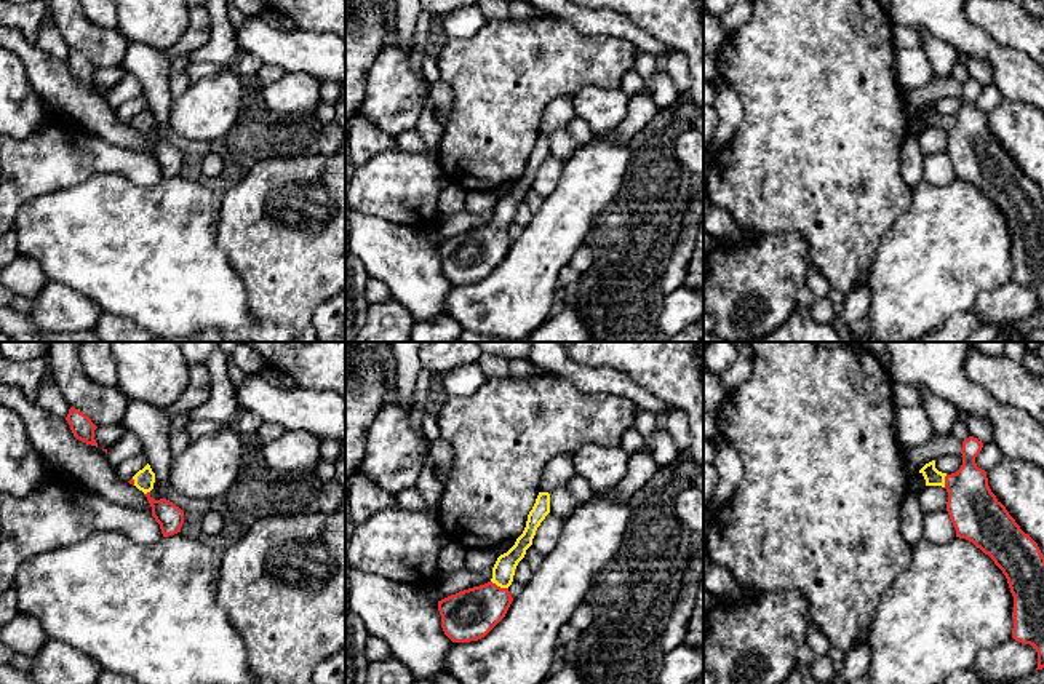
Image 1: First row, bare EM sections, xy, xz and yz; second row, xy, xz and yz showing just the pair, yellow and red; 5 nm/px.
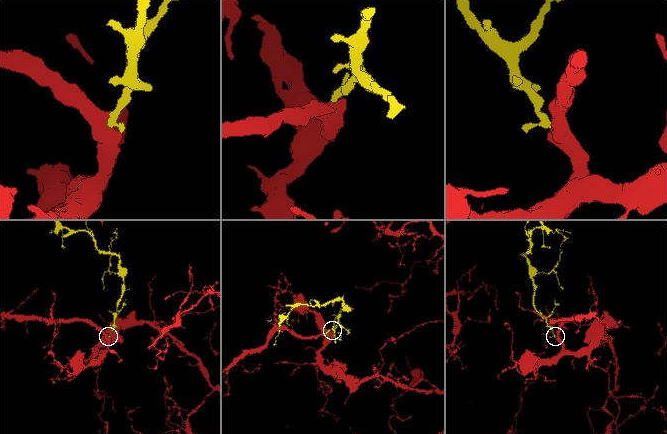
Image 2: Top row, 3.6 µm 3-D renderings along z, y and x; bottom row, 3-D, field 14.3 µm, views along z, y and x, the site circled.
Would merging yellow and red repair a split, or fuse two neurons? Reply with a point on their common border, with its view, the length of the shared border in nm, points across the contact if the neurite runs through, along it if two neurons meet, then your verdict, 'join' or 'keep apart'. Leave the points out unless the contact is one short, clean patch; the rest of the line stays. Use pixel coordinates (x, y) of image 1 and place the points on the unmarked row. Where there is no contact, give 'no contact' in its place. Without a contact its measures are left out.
meets yellow in xz at (499, 227); contact 100 nm long; runs through xz (504, 211), (499, 227), (467, 258); join

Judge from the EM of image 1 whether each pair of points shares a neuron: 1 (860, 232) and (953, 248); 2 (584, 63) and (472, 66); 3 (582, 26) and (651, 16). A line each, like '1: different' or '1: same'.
1: different
2: same
3: different

